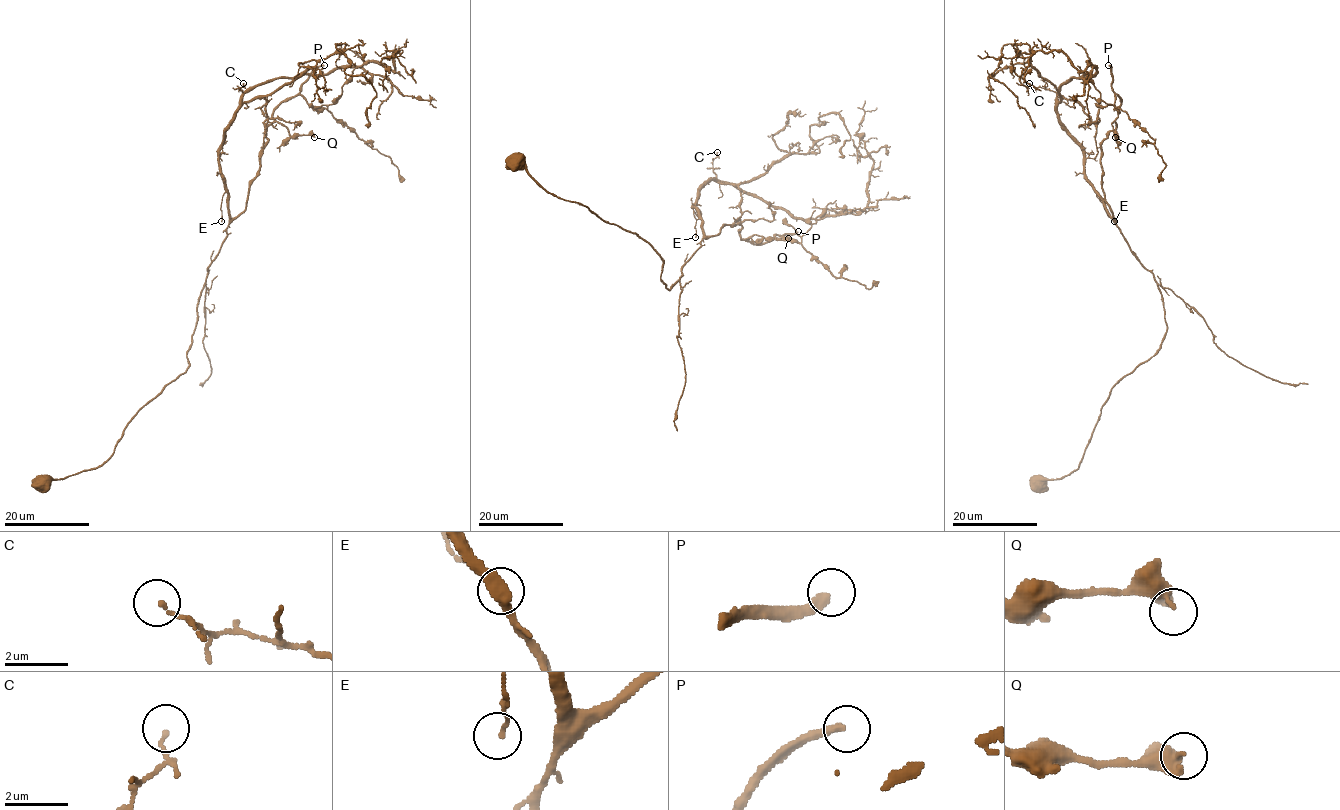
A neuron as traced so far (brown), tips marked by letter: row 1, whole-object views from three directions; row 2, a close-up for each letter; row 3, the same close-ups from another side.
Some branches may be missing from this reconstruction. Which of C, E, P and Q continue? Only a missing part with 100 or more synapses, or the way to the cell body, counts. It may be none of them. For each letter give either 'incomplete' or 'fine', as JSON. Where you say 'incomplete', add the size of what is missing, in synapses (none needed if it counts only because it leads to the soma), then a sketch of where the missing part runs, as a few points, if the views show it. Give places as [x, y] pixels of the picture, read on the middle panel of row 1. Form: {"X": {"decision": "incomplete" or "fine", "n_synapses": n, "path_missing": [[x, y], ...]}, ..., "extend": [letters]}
{"C": {"decision": "fine"}, "E": {"decision": "fine"}, "P": {"decision": "incomplete", "n_synapses": 120, "path_missing": [[798, 231], [871, 230], [880, 228], [893, 216], [875, 190], [873, 143], [851, 108]]}, "Q": {"decision": "fine"}, "extend": ["P"]}

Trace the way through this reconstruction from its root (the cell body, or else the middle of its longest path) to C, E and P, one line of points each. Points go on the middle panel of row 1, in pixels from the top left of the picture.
C: (515, 164), (548, 192), (636, 233), (662, 260), (669, 289), (703, 238), (693, 207), (716, 179), (717, 152)
E: (515, 164), (548, 192), (636, 233), (662, 260), (661, 280), (668, 289), (700, 247), (699, 218), (695, 237)
P: (515, 164), (636, 233), (668, 289), (723, 225), (739, 224), (753, 244), (798, 231)

